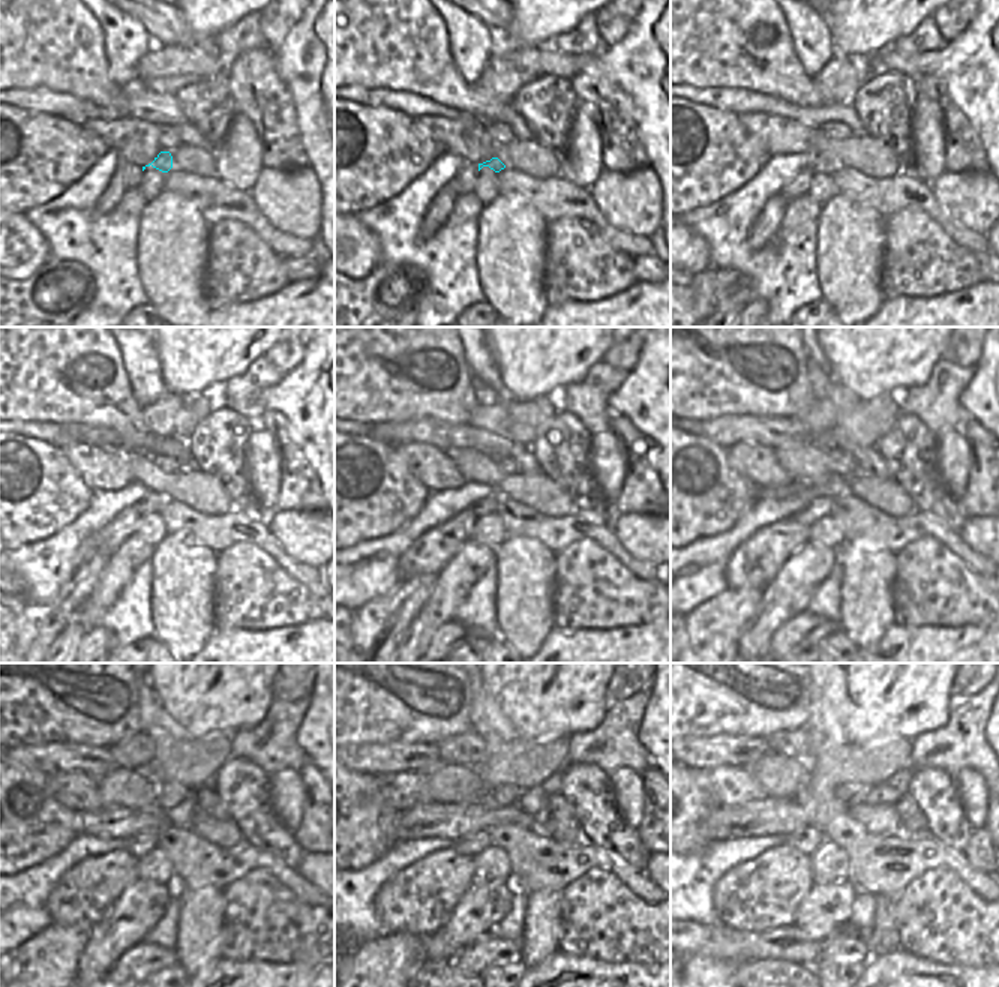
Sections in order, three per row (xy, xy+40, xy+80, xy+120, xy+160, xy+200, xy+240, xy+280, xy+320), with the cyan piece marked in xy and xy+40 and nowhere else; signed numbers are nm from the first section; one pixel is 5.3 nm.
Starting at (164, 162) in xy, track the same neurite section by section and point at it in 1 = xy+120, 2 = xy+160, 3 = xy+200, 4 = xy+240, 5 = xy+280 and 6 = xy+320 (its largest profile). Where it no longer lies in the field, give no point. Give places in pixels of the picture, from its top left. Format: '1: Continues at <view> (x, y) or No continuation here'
1: Continues at xy+120 (152, 503)
2: Continues at xy+160 (486, 506)
3: Continues at xy+200 (822, 506)
4: Continues at xy+240 (140, 845)
5: Continues at xy+280 (471, 845)
6: Continues at xy+320 (807, 840)

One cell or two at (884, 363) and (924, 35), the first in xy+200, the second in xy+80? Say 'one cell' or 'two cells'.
two cells

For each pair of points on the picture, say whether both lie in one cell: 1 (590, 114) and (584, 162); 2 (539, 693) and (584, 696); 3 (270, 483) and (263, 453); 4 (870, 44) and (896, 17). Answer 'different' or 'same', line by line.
1: same
2: same
3: same
4: same

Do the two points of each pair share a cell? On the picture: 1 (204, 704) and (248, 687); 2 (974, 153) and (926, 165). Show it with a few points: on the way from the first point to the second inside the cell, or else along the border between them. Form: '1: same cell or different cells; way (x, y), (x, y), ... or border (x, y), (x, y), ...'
1: same cell; way (215, 693), (221, 687), (237, 687)
2: different cells; border (944, 125), (945, 170)

